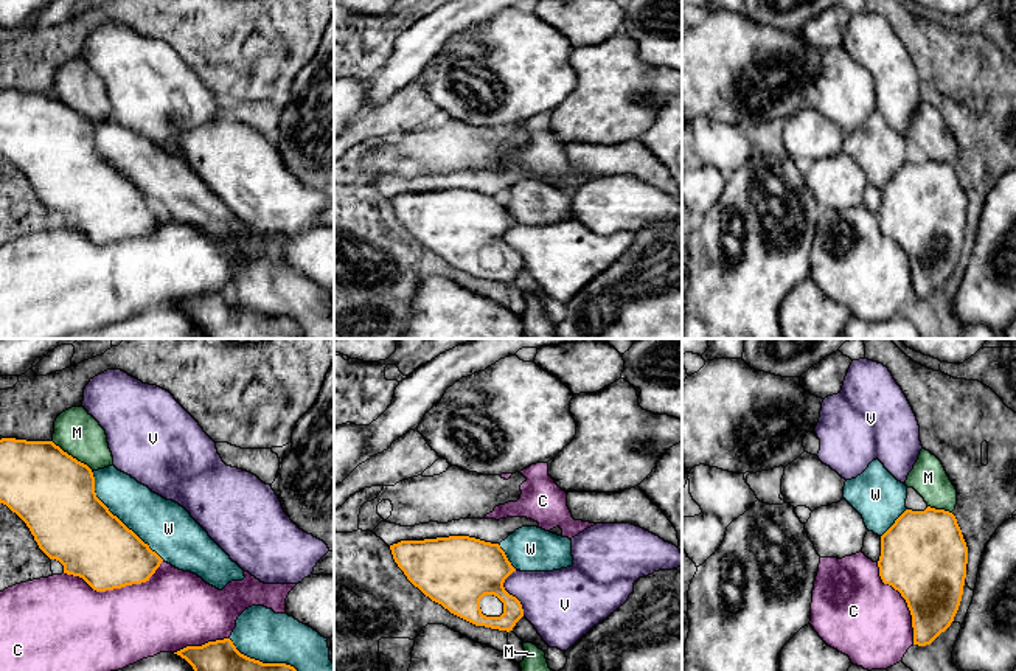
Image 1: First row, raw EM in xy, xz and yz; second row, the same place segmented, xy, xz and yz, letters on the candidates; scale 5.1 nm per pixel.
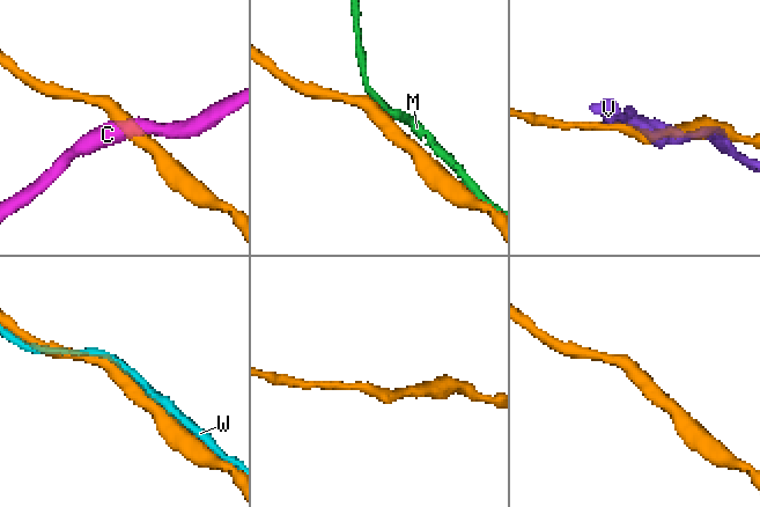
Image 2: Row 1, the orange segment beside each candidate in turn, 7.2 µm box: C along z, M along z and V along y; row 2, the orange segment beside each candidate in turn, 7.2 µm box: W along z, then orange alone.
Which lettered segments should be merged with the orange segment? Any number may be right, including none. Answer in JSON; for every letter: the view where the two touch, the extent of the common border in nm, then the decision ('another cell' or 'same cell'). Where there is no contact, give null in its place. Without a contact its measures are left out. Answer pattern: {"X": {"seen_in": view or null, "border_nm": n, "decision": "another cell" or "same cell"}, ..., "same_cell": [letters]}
{"C": {"seen_in": "xy", "border_nm": 500, "decision": "another cell"}, "M": {"seen_in": "xy", "border_nm": 260, "decision": "another cell"}, "V": {"seen_in": "xz", "border_nm": 240, "decision": "another cell"}, "W": {"seen_in": "xy", "border_nm": 600, "decision": "same cell"}, "same_cell": ["W"]}

